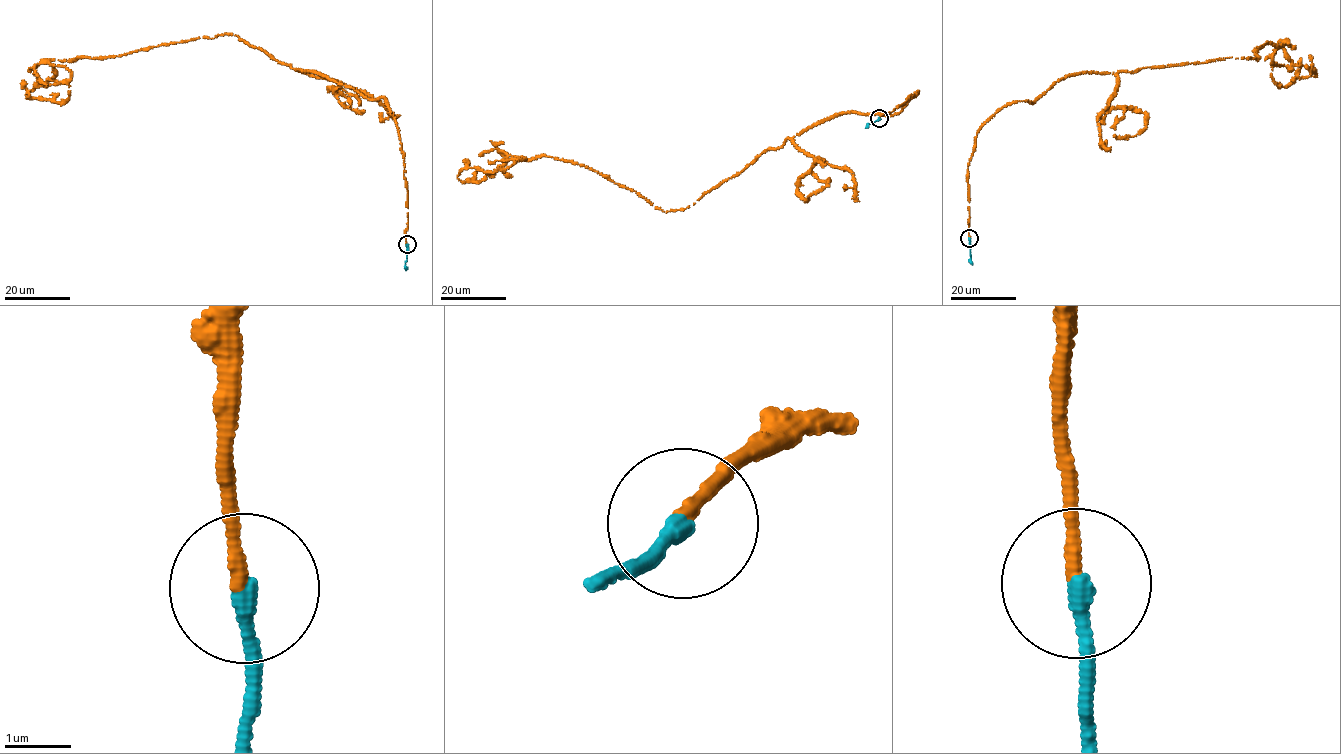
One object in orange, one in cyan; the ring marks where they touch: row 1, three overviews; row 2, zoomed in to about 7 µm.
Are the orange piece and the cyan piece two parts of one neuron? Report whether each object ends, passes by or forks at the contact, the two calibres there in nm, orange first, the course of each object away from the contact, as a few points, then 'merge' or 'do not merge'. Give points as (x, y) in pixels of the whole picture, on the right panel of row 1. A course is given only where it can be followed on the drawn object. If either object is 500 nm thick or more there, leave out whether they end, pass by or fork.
orange ends; cyan ends; calibres 200 and 280 nm; course orange (969, 238), (968, 163), (1002, 108), (1088, 71), (1257, 61), (1270, 42), (1316, 74), (1281, 87), (1271, 74); course cyan (969, 238), (972, 265); merge

